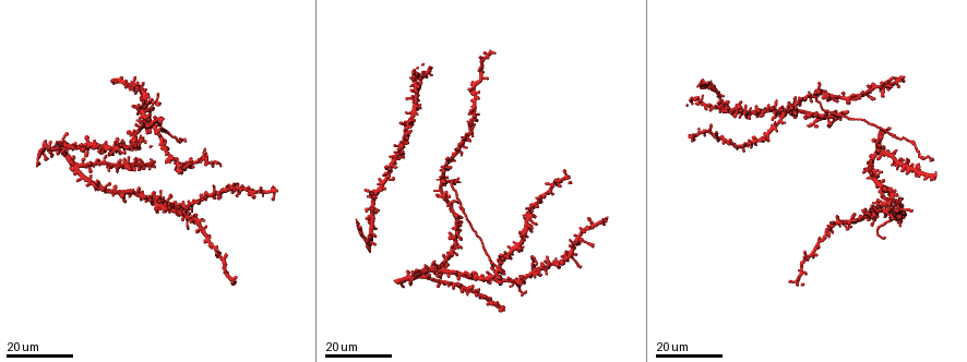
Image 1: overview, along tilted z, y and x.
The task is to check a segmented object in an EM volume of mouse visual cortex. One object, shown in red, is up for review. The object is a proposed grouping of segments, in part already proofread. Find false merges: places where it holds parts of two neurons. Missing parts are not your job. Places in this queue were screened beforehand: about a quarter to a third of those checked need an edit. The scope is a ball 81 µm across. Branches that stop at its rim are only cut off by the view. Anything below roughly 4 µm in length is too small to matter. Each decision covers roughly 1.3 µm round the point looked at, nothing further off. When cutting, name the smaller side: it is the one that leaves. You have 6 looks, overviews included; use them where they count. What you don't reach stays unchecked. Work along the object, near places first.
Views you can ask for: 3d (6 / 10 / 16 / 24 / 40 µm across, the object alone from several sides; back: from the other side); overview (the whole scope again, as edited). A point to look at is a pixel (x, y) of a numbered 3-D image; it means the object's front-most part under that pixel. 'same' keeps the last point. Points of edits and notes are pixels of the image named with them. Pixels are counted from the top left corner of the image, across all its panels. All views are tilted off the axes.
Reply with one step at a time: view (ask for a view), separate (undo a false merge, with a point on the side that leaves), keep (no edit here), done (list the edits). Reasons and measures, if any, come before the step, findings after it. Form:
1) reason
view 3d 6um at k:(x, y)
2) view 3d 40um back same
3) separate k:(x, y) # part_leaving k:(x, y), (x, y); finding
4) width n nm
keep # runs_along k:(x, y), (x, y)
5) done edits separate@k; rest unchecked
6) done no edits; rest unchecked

view 3d 24um at 1:(447, 182)

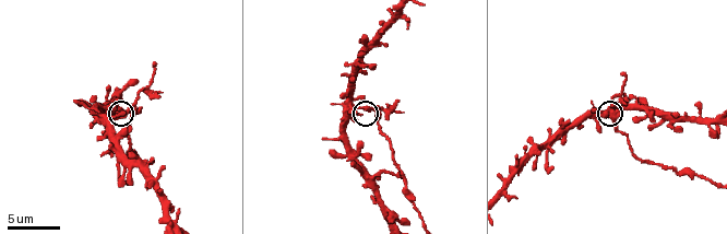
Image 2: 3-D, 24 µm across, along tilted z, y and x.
view 3d 6um at 2:(368, 110)

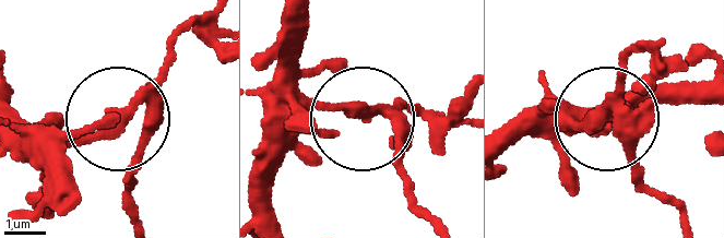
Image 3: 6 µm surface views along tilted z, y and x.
separate 3:(156, 117) # part_leaving 3:(595, 123), (620, 130), (635, 170), (684, 219); two neurons meet here

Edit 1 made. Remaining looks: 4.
view 3d 24um at 1:(531, 270)

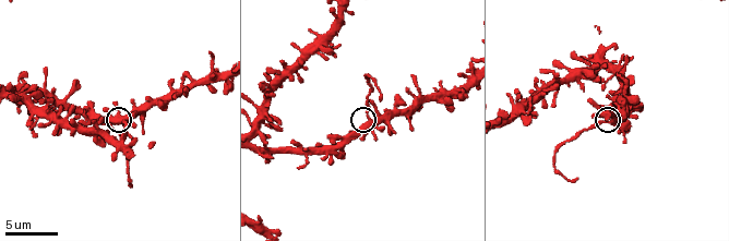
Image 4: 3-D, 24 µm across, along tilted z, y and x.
closer look
view 3d 6um at 4:(370, 122)

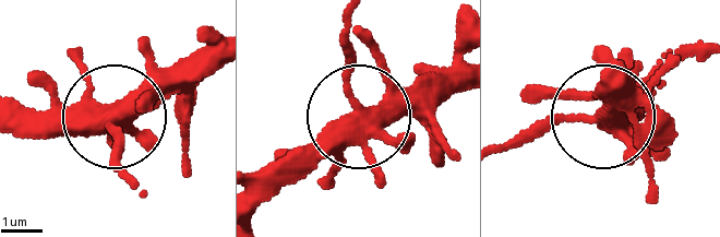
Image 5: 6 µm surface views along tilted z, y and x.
arms 5
separate 5:(111, 153) # part_leaving 5:(351, 90), (349, 16); a second neuron is stuck on

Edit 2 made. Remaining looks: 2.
done edits separate@3, separate@5; rest unchecked

